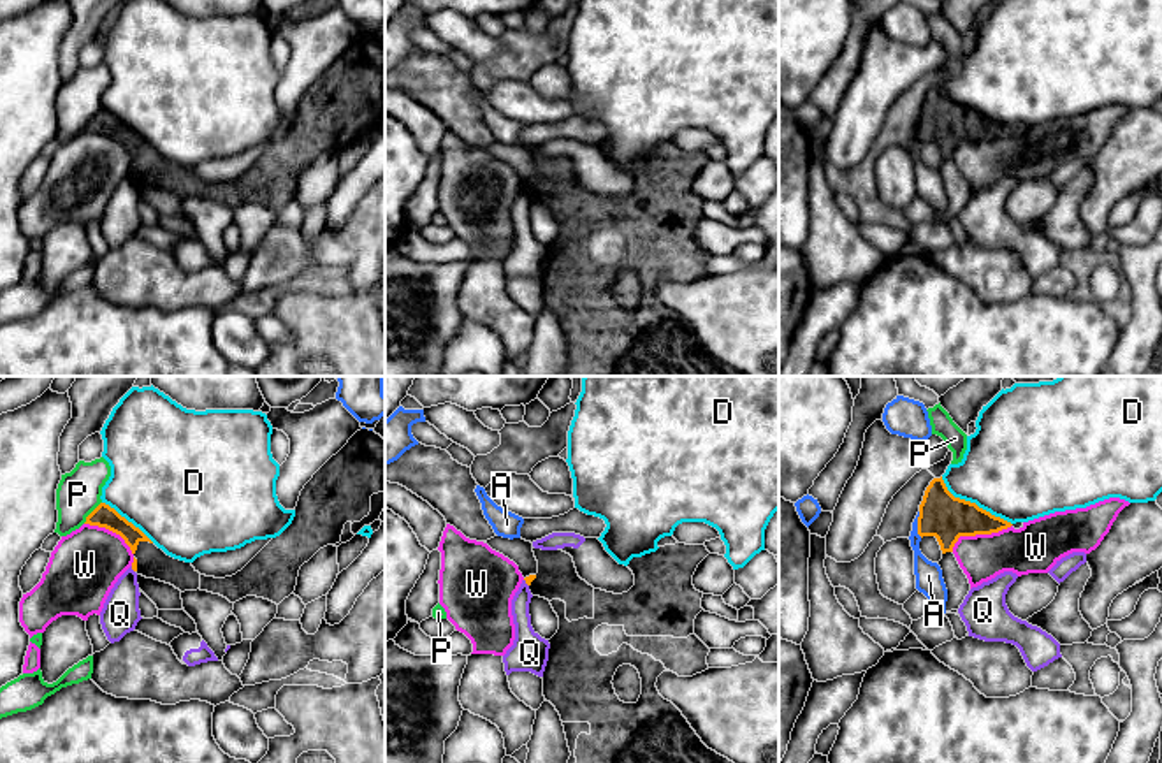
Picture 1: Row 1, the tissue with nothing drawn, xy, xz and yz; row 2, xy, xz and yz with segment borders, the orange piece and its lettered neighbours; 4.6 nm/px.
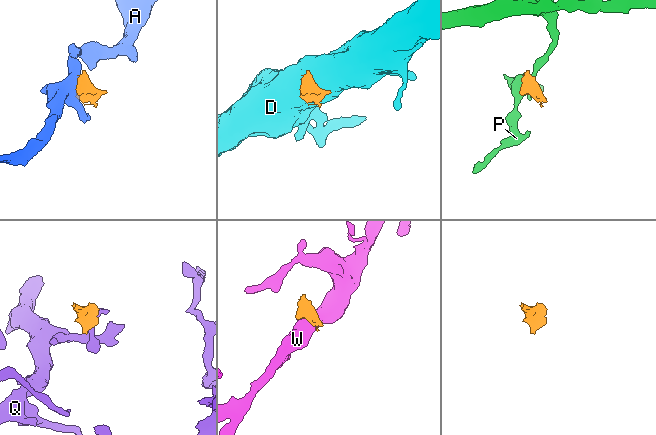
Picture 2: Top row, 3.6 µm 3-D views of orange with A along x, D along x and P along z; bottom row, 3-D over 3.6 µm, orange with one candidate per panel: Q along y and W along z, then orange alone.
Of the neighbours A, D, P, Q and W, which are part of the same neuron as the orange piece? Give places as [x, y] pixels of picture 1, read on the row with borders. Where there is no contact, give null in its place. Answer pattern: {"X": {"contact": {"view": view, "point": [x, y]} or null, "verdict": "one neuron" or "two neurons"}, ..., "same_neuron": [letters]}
{"A": {"contact": {"view": "yz", "point": [918, 524]}, "verdict": "two neurons"}, "D": {"contact": {"view": "yz", "point": [974, 503]}, "verdict": "two neurons"}, "P": {"contact": {"view": "xy", "point": [92, 512]}, "verdict": "two neurons"}, "Q": {"contact": {"view": "xz", "point": [526, 582]}, "verdict": "two neurons"}, "W": {"contact": {"view": "yz", "point": [978, 533]}, "verdict": "two neurons"}, "same_neuron": []}

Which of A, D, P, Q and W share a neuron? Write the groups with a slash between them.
A / D / P / Q / W

